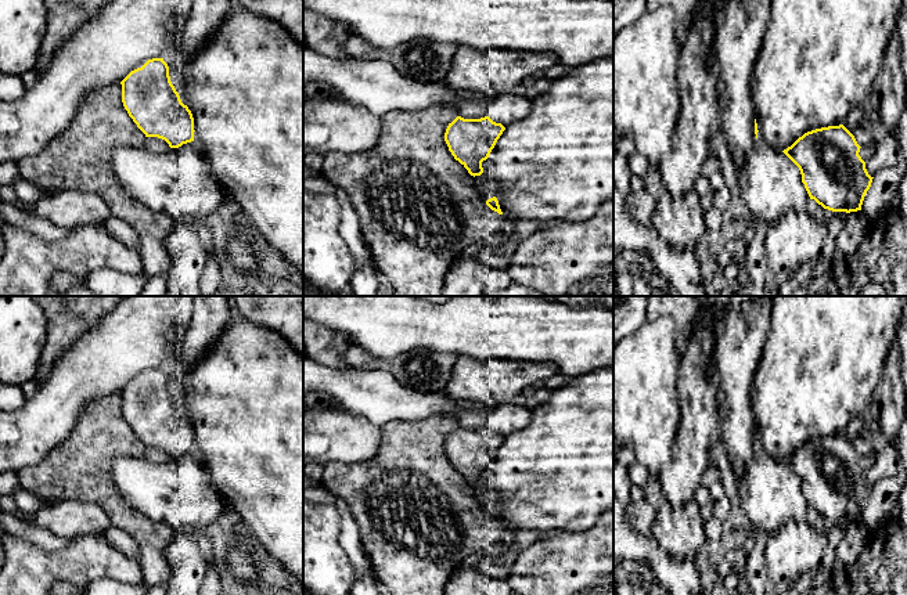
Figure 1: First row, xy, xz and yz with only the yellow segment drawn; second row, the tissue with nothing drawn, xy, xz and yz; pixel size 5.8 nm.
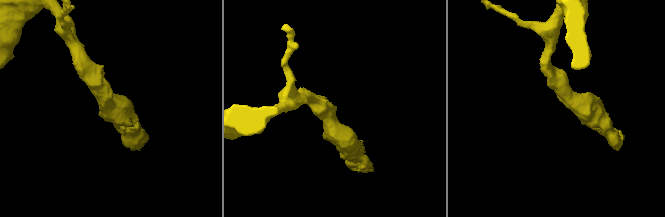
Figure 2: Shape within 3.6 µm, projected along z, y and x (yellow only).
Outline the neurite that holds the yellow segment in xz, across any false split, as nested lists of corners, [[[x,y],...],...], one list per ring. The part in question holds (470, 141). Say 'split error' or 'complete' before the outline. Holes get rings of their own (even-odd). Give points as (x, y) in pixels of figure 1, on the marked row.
split error; [[[505,94],[489,102],[485,118],[457,116],[444,133],[449,151],[471,176],[481,176],[482,162],[489,158],[505,127],[526,118],[532,105],[532,100],[526,97]]]

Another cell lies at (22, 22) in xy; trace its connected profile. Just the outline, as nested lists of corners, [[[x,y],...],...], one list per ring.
[[[0,0],[0,73],[21,76],[35,69],[46,29],[43,0]]]

